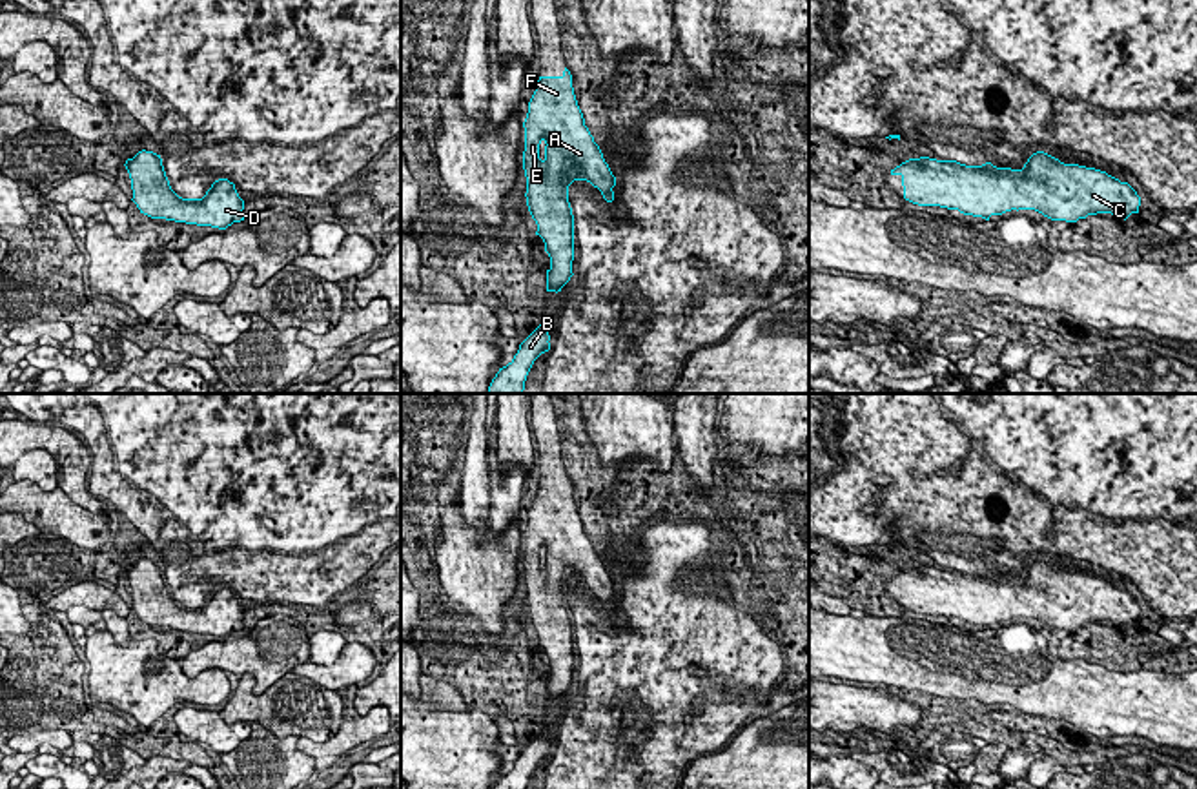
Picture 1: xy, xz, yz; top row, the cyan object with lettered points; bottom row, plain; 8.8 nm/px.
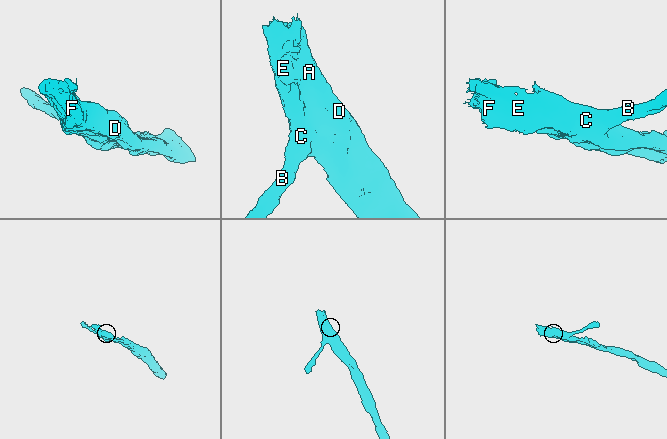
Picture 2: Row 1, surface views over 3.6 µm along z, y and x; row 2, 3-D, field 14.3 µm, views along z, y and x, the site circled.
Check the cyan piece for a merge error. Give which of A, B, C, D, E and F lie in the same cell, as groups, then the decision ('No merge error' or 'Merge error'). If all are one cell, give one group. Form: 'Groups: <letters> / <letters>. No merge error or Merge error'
Groups: A B C D E F. No merge error

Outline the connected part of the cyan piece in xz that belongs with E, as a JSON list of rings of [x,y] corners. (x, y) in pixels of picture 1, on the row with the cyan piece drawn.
[[[572,75],[539,77],[523,122],[527,206],[537,224],[536,235],[550,257],[547,292],[561,292],[570,281],[574,261],[574,215],[568,186],[587,180],[607,202],[614,200],[616,177],[585,126]]]

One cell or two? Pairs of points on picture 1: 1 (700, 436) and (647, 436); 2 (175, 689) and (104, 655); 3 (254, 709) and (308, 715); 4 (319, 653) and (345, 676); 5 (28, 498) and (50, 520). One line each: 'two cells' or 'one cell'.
1: two cells
2: one cell
3: one cell
4: two cells
5: one cell

